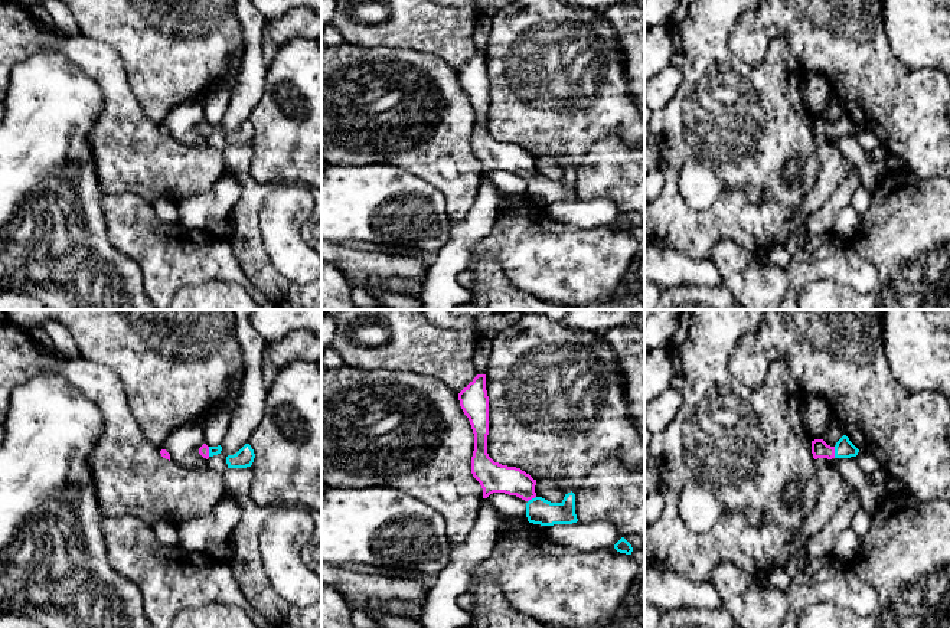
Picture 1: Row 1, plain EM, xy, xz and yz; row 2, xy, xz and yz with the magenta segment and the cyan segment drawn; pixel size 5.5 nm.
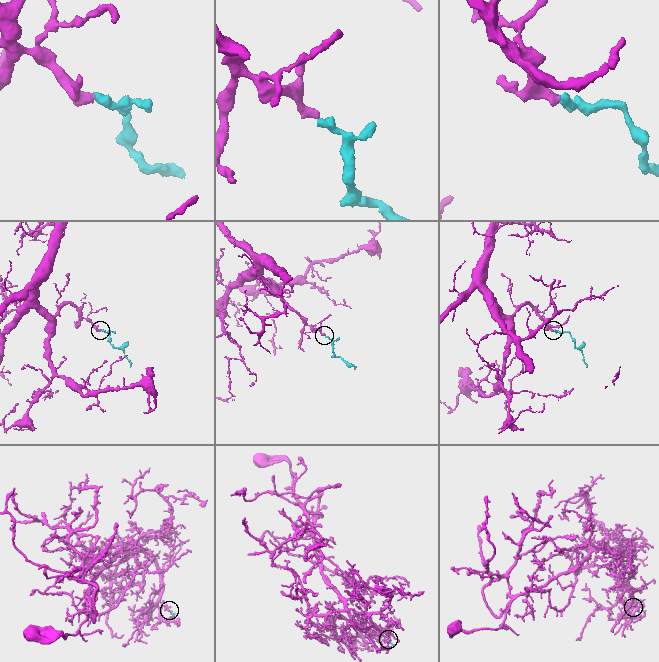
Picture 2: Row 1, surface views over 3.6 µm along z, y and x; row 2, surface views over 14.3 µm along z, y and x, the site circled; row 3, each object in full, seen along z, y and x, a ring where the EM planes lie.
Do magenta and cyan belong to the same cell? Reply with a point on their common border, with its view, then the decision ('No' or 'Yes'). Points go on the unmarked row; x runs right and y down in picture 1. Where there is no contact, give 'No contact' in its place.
Touches magenta at yz (833, 130). Yes

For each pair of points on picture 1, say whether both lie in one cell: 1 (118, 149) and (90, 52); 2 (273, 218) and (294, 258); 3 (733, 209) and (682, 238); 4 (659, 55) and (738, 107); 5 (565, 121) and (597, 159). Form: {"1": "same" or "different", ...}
{"1": "same", "2": "same", "3": "same", "4": "different", "5": "different"}

